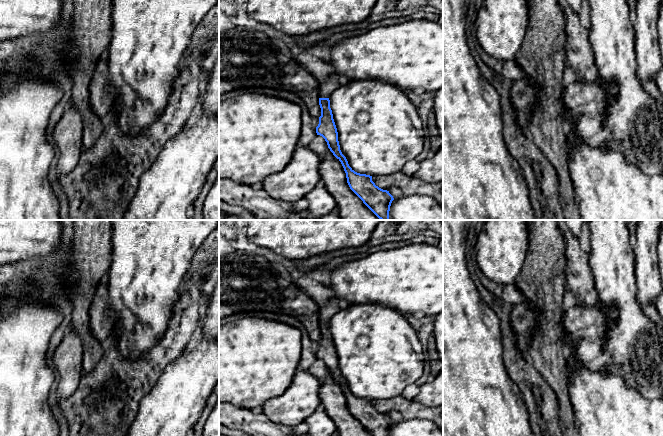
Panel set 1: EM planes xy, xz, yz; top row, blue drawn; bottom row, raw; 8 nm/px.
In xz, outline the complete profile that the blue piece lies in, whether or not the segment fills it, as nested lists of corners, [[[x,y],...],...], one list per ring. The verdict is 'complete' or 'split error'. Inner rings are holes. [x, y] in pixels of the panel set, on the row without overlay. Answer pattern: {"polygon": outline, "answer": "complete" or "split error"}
{"polygon": [[[333,298],[328,303],[318,304],[319,312],[316,319],[319,321],[321,340],[316,351],[317,359],[322,360],[328,372],[341,386],[346,397],[350,413],[363,425],[372,436],[389,436],[393,420],[387,414],[375,409],[372,400],[355,396],[348,388],[346,381],[340,374],[338,356],[330,332],[330,320],[340,310],[338,299]]], "answer": "split error"}

